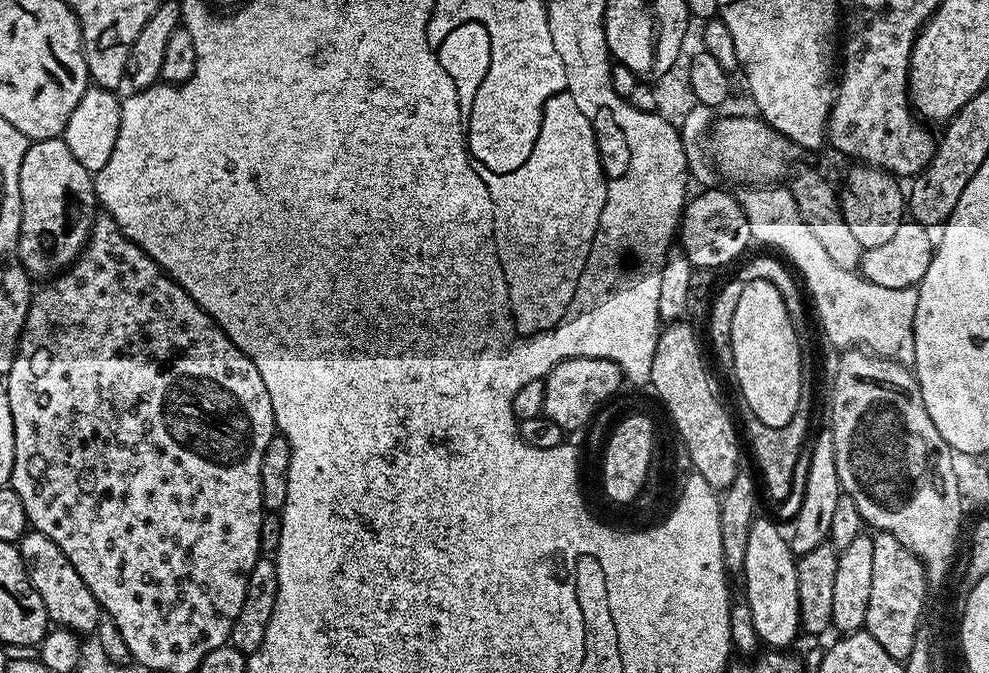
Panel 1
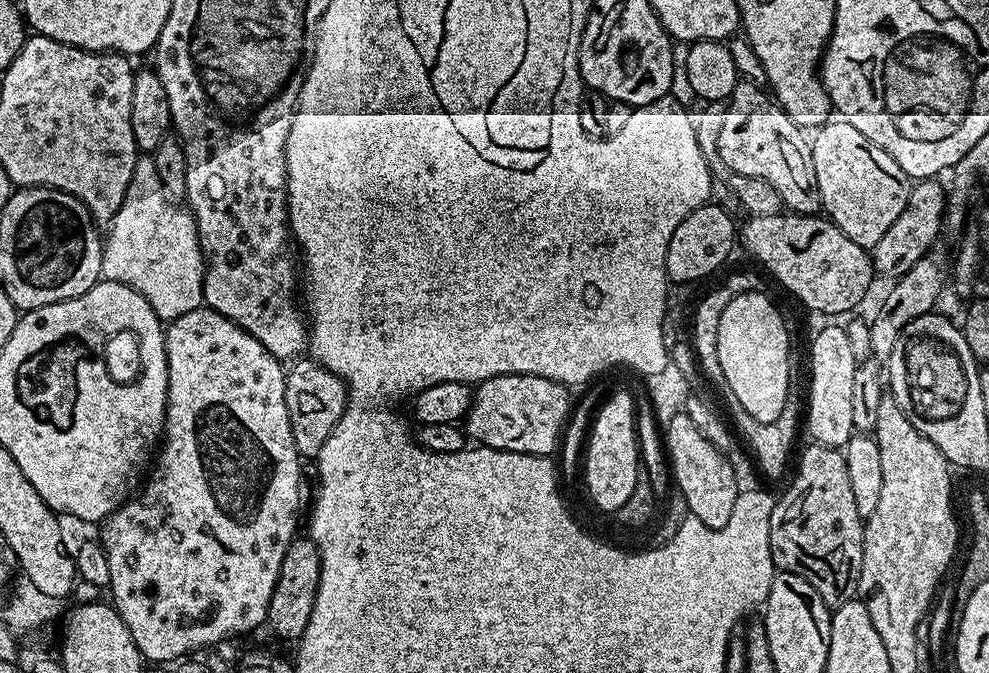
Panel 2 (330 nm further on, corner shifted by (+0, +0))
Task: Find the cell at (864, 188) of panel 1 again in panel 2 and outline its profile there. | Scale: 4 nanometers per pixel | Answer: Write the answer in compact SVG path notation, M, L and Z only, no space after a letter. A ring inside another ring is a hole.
M842 118L821 124L810 143L823 215L836 224L846 238L872 249L882 239L882 234L894 226L894 218L906 210L913 181L886 150L874 146L866 134L854 130L854 126Z

